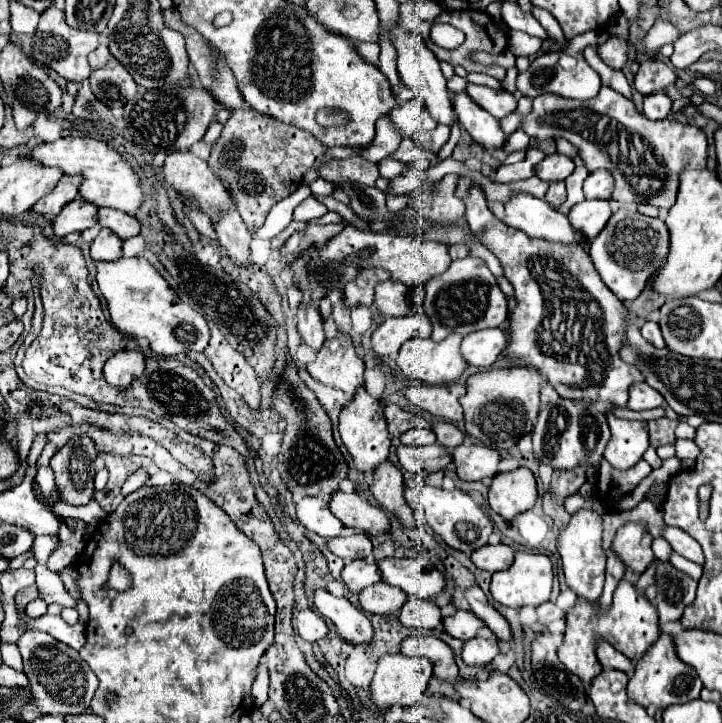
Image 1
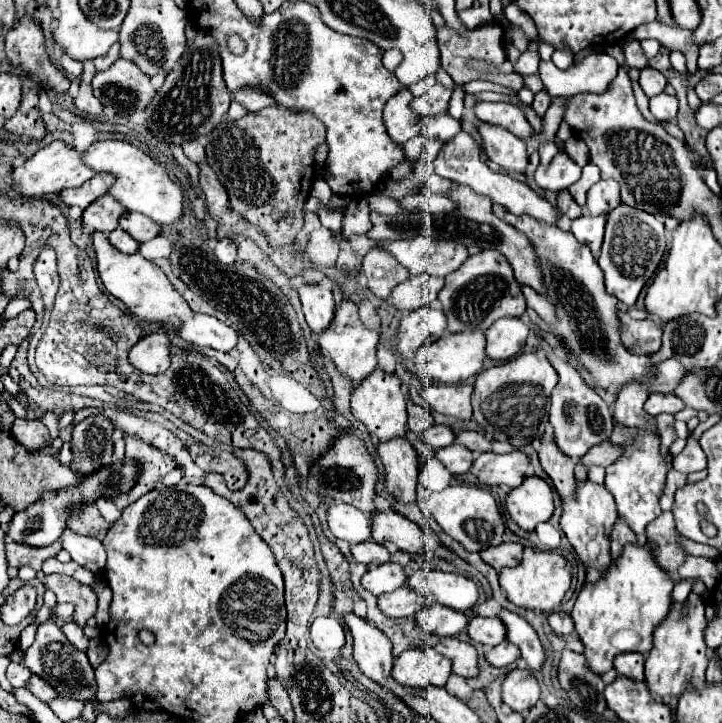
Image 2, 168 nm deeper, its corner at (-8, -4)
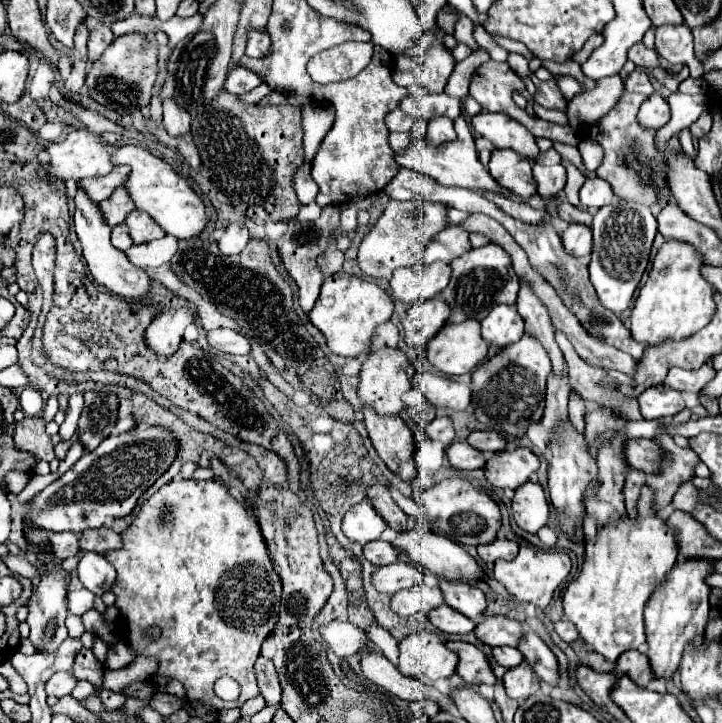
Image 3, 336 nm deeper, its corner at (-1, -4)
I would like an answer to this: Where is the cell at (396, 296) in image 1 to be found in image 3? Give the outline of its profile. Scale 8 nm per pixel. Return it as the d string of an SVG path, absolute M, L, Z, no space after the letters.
M445 262L433 264L417 264L411 268L397 268L389 280L393 298L417 304L441 294L441 290L449 284L451 266Z

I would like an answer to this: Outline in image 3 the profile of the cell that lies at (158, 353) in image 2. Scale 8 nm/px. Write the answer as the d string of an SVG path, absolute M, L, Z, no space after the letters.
M169 308L151 322L151 326L145 332L145 340L149 348L153 348L157 354L171 356L179 348L185 328L193 322L195 312L191 308Z

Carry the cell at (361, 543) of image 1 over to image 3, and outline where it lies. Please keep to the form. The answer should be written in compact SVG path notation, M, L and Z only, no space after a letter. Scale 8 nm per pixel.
M373 540L373 542L367 542L363 546L363 552L365 552L365 558L369 562L373 562L375 566L385 566L385 564L393 564L399 560L399 550L391 544L391 542L385 542L385 540Z

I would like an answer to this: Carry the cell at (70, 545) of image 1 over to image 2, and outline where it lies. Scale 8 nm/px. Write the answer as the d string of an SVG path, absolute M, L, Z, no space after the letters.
M50 574L44 580L46 588L50 588L58 602L74 604L74 620L84 628L86 620L96 612L96 594L90 586L80 584L78 580L66 574Z

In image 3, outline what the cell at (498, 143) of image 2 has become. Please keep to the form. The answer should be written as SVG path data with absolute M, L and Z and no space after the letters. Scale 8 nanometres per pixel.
M495 150L491 154L489 172L499 182L501 188L513 192L523 202L537 194L537 182L531 174L531 162L517 156L517 152Z

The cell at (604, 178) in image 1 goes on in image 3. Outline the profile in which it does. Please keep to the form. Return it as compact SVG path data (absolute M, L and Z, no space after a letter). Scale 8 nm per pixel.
M595 176L595 178L585 180L585 184L579 190L579 198L587 210L595 212L613 200L613 190L611 190L609 182Z

